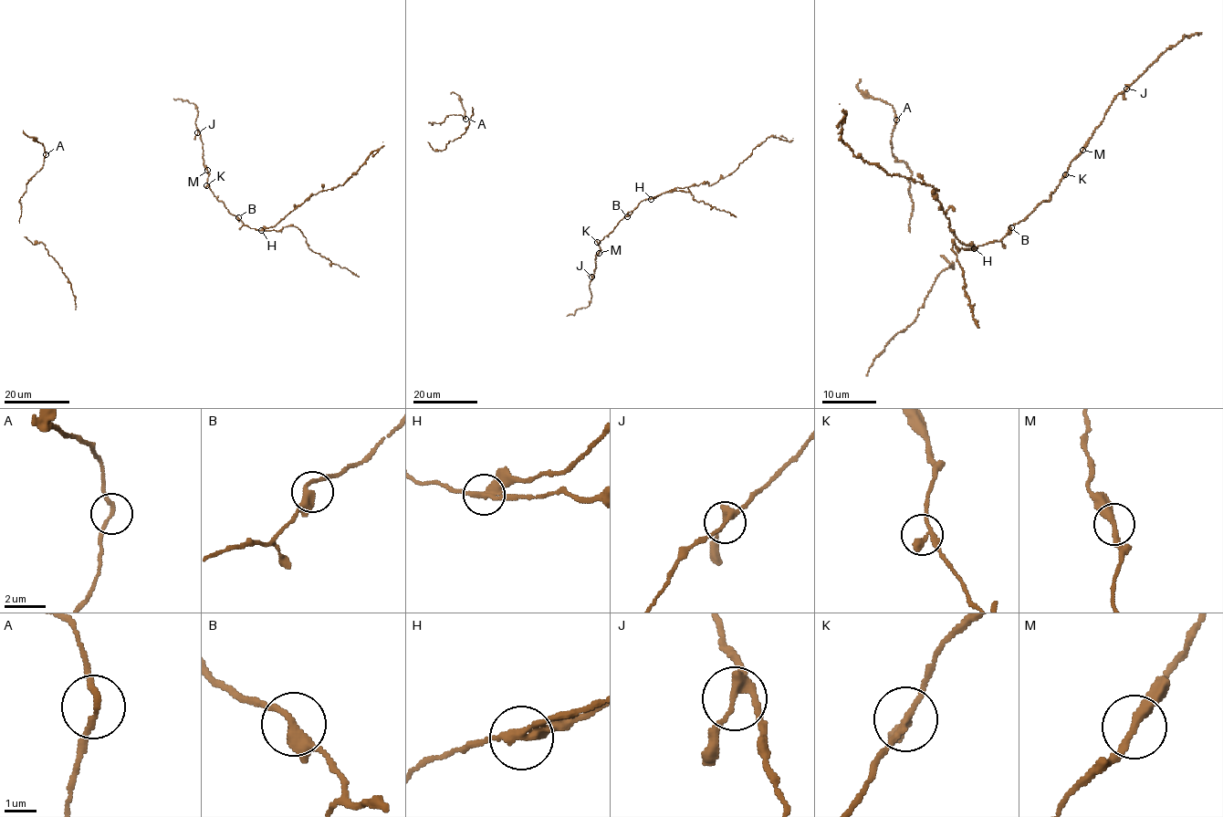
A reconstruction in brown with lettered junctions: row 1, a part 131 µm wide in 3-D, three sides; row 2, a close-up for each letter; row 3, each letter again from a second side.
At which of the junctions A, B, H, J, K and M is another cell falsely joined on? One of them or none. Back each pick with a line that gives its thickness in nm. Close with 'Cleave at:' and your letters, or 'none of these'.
H: 260 nm
Cleave at: H

